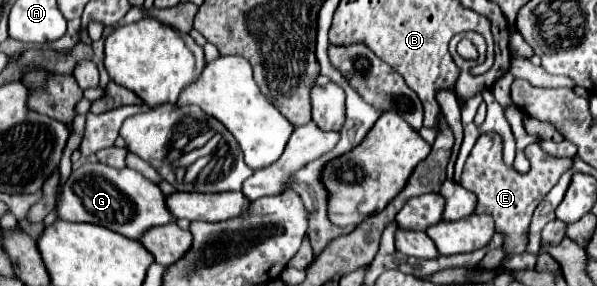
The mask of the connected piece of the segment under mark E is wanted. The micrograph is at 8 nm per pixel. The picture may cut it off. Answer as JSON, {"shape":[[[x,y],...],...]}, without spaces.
{"shape":[[[484,133],[478,137],[466,165],[460,185],[468,191],[476,193],[478,207],[476,213],[488,213],[496,221],[496,231],[502,231],[506,235],[504,251],[508,253],[506,259],[518,255],[526,247],[526,231],[530,217],[536,209],[536,205],[546,197],[546,193],[556,185],[558,177],[570,169],[570,159],[556,159],[546,155],[536,143],[526,147],[526,157],[532,163],[532,173],[518,173],[512,167],[506,167],[502,163],[502,141],[496,133]]]}

